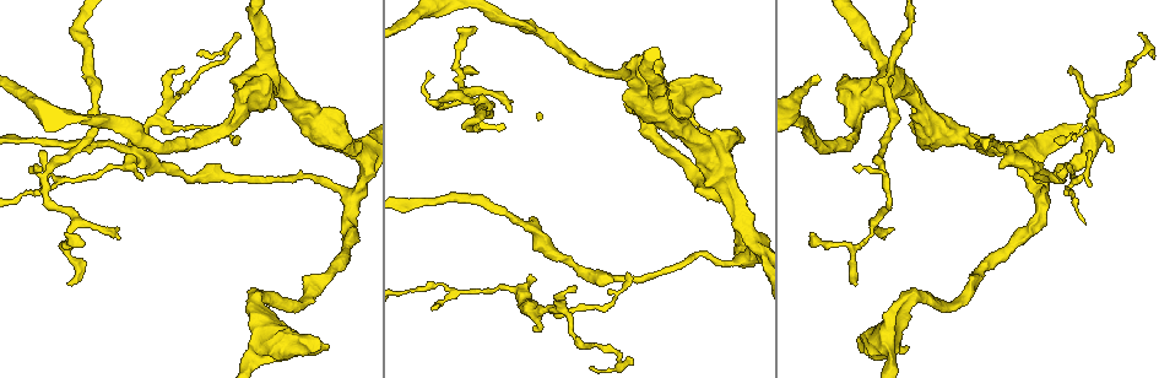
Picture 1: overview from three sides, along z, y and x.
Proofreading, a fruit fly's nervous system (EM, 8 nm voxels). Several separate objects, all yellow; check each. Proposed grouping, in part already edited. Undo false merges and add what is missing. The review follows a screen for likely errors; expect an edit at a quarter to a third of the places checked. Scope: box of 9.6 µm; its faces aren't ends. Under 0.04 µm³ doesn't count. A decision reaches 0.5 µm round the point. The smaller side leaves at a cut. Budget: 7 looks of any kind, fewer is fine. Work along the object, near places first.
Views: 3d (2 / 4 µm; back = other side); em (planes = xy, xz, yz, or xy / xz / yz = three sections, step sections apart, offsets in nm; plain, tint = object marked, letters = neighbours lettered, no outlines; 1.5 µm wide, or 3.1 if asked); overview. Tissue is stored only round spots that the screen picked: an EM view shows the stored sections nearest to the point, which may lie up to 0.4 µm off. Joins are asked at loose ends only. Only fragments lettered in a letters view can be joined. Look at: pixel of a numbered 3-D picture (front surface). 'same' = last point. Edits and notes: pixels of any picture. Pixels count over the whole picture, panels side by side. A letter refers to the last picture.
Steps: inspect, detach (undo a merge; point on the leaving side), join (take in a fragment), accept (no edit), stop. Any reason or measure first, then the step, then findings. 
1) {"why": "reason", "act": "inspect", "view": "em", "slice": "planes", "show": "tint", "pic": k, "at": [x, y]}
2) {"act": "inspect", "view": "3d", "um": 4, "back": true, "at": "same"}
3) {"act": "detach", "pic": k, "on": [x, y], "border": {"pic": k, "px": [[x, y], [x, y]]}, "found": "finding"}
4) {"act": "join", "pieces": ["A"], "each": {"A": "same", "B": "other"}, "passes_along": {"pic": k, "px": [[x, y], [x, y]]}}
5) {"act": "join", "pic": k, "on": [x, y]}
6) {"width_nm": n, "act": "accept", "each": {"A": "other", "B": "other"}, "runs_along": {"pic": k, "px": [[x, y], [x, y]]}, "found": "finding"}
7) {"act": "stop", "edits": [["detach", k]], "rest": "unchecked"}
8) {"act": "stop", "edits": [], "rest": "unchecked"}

{"why": "an open end", "act": "inspect", "view": "em", "slice": "planes", "show": "tint", "pic": 1, "at": [1110, 152]}

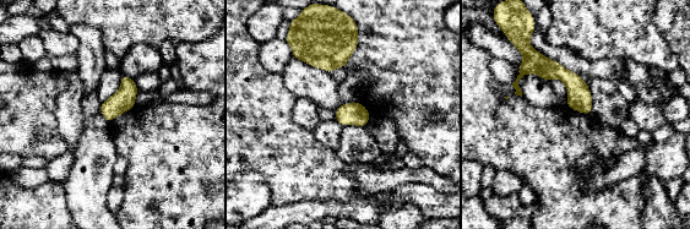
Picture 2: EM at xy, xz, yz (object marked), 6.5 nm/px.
{"why": "what lies round it", "act": "inspect", "view": "em", "slice": "planes", "show": "letters", "at": "same"}

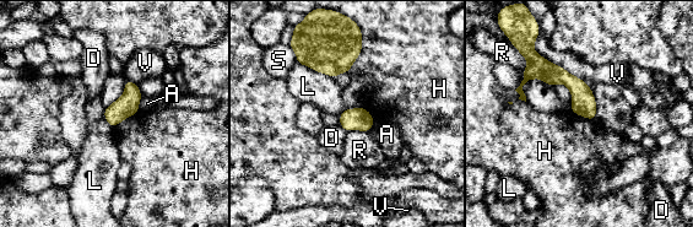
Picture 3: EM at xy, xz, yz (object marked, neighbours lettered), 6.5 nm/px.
{"act": "accept", "each": {"A": "other", "D": "other", "H": "other", "L": "other", "R": "other", "S": "other", "V": "other"}, "border": {"pic": 3, "px": [[297, 63], [335, 79]]}, "found": "no lettered fragment goes on from it"}

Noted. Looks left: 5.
{"why": "three arms meet", "act": "inspect", "view": "em", "slice": "planes", "show": "letters", "pic": 1, "at": [352, 194]}

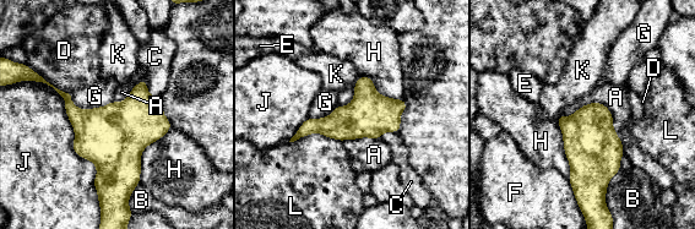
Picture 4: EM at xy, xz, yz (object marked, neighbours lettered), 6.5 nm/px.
{"width_nm": 300, "act": "accept", "each": {"A": "other", "B": "other", "C": "other", "D": "other", "E": "other", "F": "other", "G": "other", "H": "other", "J": "other", "K": "other", "L": "other"}, "border": {"pic": 4, "px": [[69, 94], [79, 108], [113, 101]]}, "found": "continuous, no second cell"}

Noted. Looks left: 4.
{"why": "an open end", "act": "inspect", "view": "3d", "um": 4, "pic": 1, "at": [66, 234]}

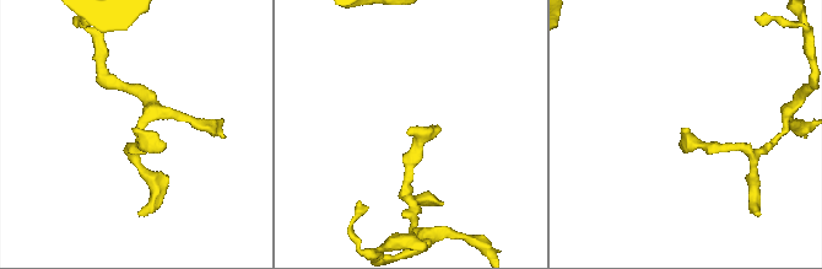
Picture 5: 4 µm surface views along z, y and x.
{"act": "inspect", "view": "em", "slice": "planes", "show": "letters", "pic": 5, "at": [681, 132]}

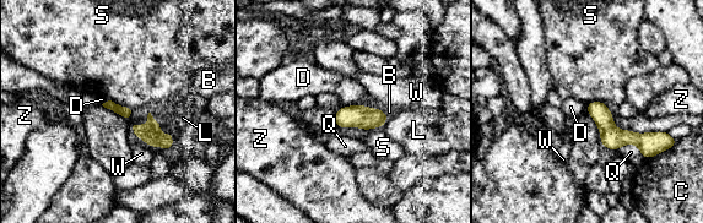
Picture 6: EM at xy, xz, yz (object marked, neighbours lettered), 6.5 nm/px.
{"act": "accept", "each": {"B": "other", "C": "other", "D": "other", "L": "other", "Q": "other", "S": "other", "W": "other", "Z": "other"}, "runs_along": {"pic": 6, "px": [[108, 104], [139, 131], [169, 146]]}, "found": "no lettered fragment goes on from it"}

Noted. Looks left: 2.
{"act": "stop", "edits": [], "rest": "unchecked"}

